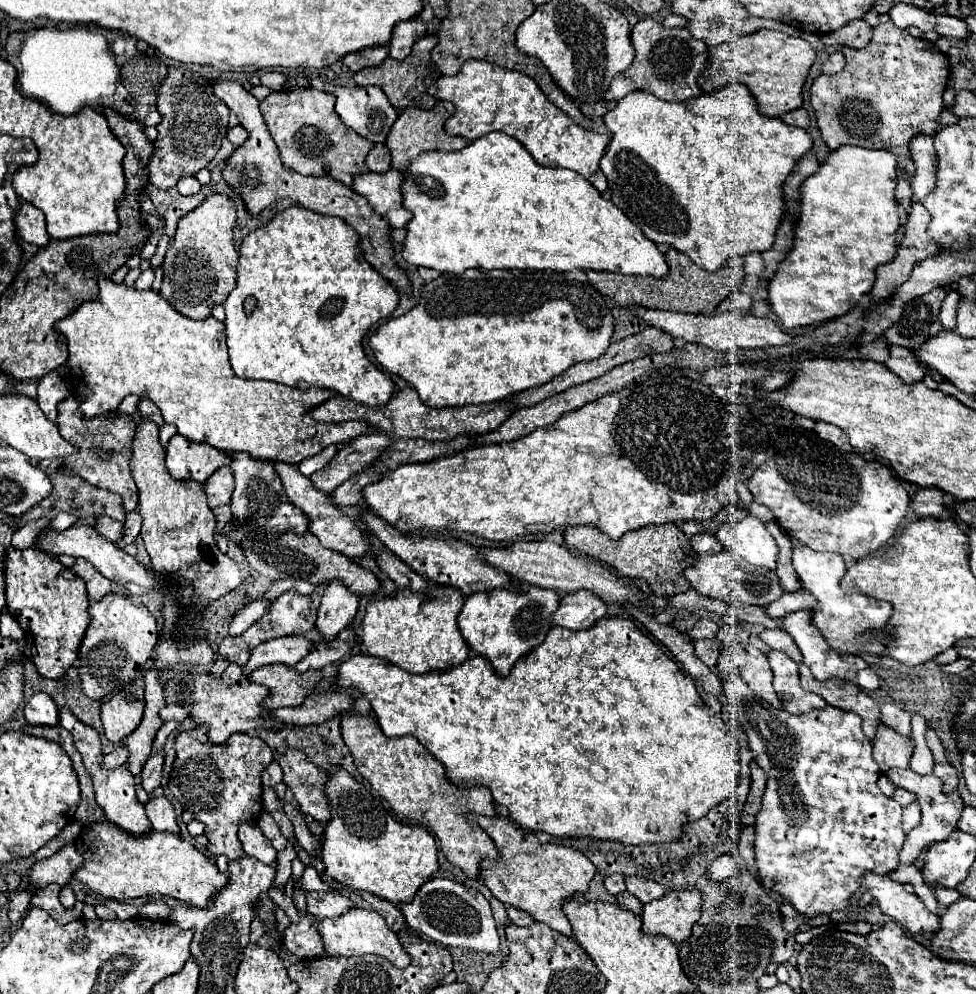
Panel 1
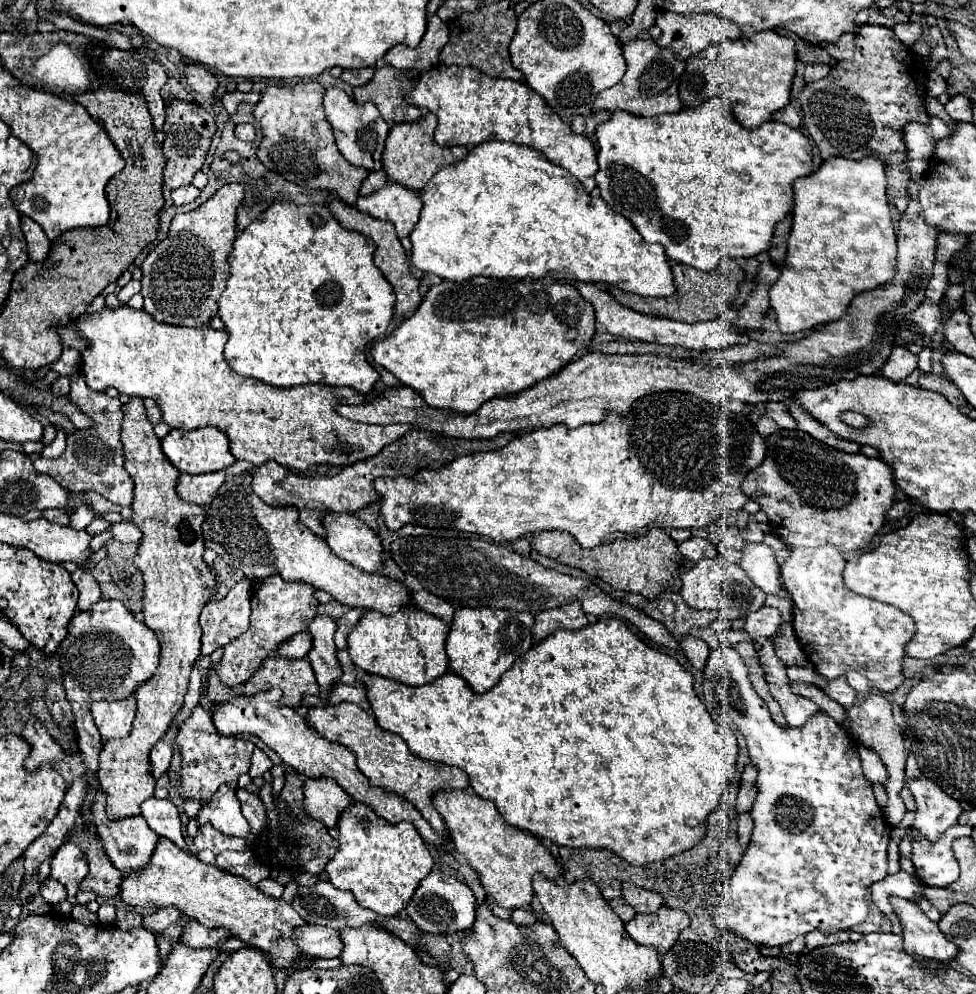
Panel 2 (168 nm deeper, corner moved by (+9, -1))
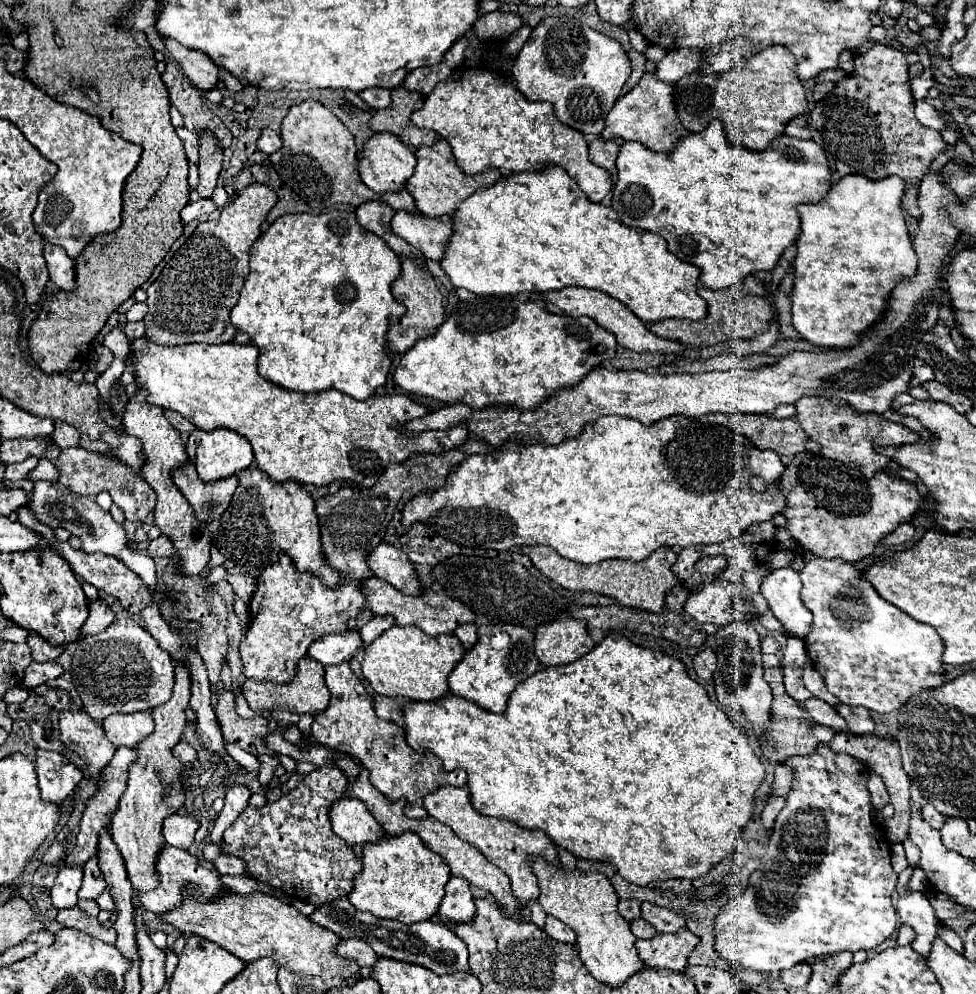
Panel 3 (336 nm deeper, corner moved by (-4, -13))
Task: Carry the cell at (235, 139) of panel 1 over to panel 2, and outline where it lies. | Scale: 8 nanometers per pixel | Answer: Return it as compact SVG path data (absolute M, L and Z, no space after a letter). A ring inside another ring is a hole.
M238 124L236 126L236 138L244 142L252 142L256 138L256 128L252 124Z

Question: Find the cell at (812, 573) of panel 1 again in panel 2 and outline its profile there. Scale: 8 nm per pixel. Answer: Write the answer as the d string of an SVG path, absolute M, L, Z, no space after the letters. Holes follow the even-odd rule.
M832 546L792 548L790 558L782 564L782 580L794 600L794 632L814 668L828 680L848 672L860 672L872 688L894 692L902 684L904 646L916 634L914 620L902 610L884 602L854 594L842 582L846 556Z

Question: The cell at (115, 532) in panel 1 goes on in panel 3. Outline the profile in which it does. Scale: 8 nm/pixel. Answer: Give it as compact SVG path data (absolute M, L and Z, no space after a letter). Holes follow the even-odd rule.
M159 536L155 540L149 542L149 548L147 548L149 556L171 556L173 554L173 544L169 544L169 540L165 536Z

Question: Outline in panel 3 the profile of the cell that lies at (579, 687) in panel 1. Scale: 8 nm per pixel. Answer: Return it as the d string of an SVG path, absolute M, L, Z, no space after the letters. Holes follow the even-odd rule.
M611 632L601 644L597 644L589 654L563 666L547 666L537 670L525 682L517 684L513 690L507 710L503 714L493 714L479 708L477 704L461 696L443 696L435 702L409 702L403 708L403 728L409 746L417 752L431 752L441 758L445 770L463 768L469 774L471 802L481 814L495 818L509 818L527 828L543 830L557 846L569 850L577 858L599 860L617 866L619 874L637 884L647 886L653 880L669 878L699 878L709 872L717 862L731 854L737 846L737 838L749 816L753 814L753 796L757 786L765 778L765 764L749 748L747 736L739 730L707 696L707 690L689 678L681 660L667 656L657 650L635 646L619 632Z

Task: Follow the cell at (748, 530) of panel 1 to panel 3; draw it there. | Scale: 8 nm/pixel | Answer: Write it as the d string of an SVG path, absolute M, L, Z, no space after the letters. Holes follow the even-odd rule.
M793 568L771 570L761 584L761 594L787 634L805 638L811 624L811 612L801 600L801 580Z

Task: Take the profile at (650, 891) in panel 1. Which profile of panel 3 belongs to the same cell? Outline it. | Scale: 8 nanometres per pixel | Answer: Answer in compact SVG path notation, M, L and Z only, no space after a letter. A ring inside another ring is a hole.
M651 902L641 904L641 918L647 920L649 924L653 924L657 932L665 932L665 934L677 932L679 928L685 926L685 920L677 912L673 912L669 908L661 908Z

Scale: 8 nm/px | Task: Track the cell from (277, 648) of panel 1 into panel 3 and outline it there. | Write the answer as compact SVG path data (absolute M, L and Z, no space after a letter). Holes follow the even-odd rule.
M347 630L343 634L329 634L309 646L307 656L321 662L323 666L341 664L343 660L351 660L355 652L361 650L361 638L355 630Z

